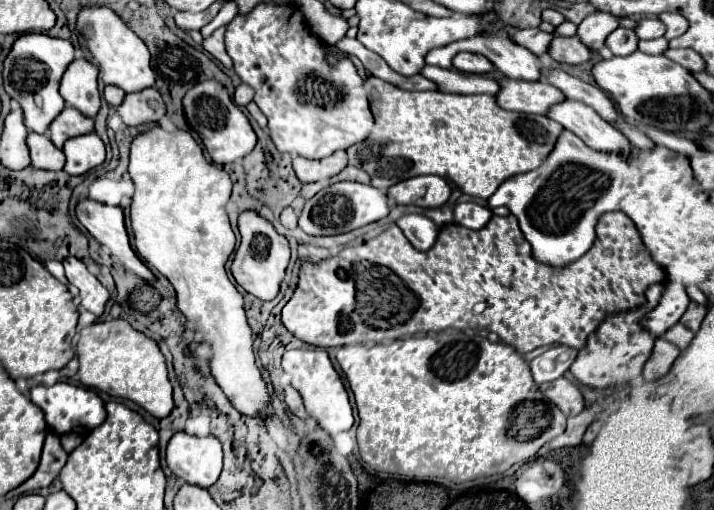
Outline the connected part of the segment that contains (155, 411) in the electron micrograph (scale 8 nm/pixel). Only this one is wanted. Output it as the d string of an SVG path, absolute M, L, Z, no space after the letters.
M120 318L82 328L76 354L80 362L78 378L84 386L132 400L156 418L166 418L172 412L172 386L168 382L168 370L162 352L154 340L134 330L126 320Z

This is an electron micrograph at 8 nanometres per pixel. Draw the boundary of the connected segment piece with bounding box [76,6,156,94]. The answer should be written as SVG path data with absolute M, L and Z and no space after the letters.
M104 6L82 8L82 12L78 14L76 28L84 44L96 58L100 68L100 78L104 80L104 84L120 86L126 94L140 92L148 86L154 86L156 78L150 68L150 52L146 44L124 22L120 22L120 18L116 18L116 14L110 8L104 8Z

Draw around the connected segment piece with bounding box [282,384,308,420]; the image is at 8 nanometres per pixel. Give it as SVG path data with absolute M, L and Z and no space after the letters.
M284 384L282 388L284 388L284 402L286 402L288 410L290 410L294 416L298 416L298 418L304 420L308 414L306 414L306 410L304 410L304 404L302 404L300 394L298 394L290 384Z

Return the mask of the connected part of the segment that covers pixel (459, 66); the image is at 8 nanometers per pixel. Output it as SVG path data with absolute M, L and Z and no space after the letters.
M460 52L454 58L454 68L464 74L488 74L494 70L492 62L486 60L484 56L472 54L472 52Z

